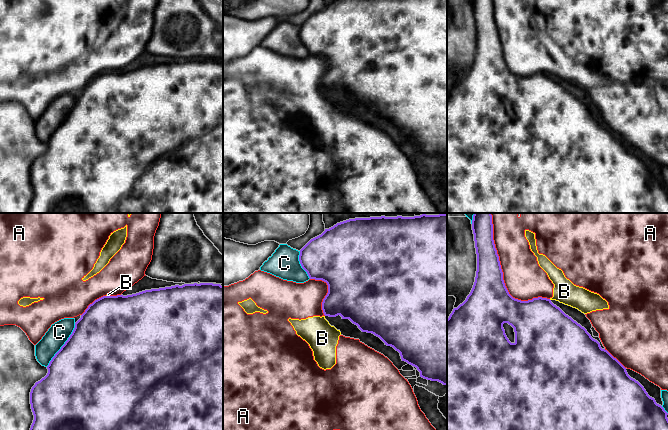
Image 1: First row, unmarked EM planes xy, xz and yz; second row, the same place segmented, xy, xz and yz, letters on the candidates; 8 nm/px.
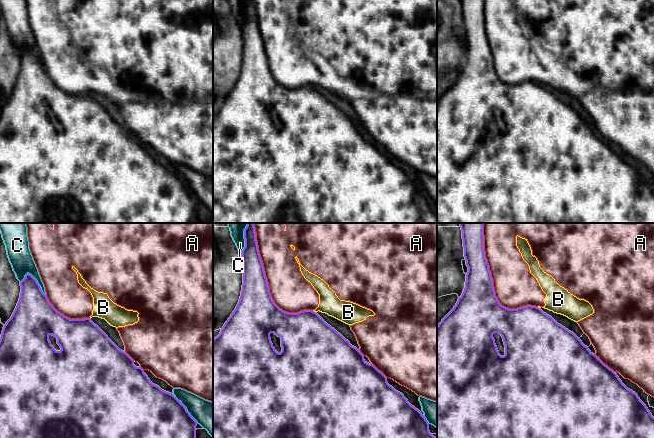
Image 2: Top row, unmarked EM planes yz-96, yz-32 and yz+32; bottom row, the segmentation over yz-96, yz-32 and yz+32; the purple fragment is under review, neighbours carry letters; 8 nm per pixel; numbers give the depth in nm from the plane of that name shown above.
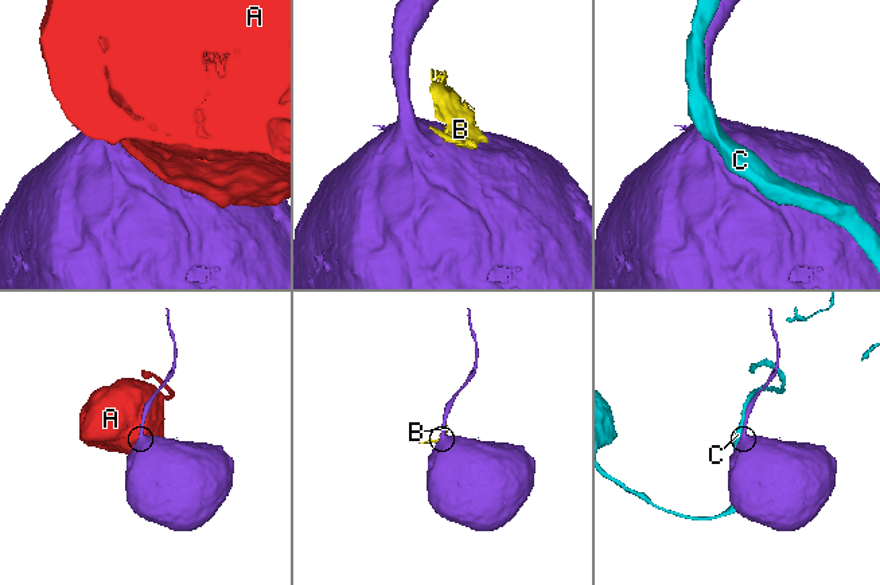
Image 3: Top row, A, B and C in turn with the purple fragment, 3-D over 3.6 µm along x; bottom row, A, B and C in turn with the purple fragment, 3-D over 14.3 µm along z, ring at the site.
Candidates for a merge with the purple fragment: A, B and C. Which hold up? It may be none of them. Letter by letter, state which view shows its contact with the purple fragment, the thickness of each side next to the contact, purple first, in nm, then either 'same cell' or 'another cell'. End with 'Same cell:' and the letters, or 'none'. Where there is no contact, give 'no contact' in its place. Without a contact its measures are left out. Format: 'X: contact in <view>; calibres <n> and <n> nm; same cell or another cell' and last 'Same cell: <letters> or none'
A: contact in yz; calibres 380 and 320 nm; another cell
B: contact in xy; calibres 500 and 20 nm; another cell
C: contact in xy; calibres 500 and 170 nm; another cell
Same cell: none

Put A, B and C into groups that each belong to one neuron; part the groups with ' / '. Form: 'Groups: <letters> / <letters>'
Groups: A B / C

